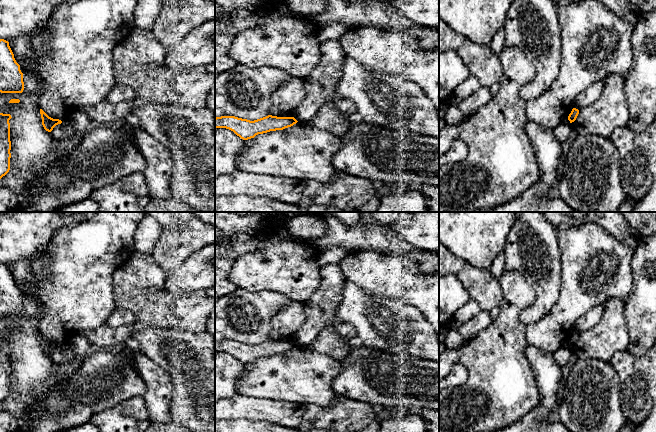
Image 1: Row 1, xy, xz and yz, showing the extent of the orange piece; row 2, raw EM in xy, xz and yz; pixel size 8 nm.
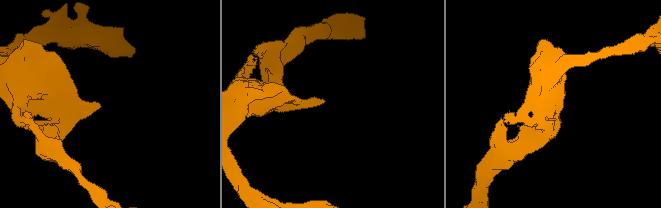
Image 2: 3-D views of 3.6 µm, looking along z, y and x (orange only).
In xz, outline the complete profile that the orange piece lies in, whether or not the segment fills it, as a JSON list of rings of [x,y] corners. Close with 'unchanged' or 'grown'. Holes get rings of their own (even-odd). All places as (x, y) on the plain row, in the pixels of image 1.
[[[272,339],[254,345],[235,340],[221,340],[215,342],[215,352],[229,353],[241,363],[248,364],[258,358],[283,354],[293,350],[297,346],[294,341],[277,341]]]; unchanged

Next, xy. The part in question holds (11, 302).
[[[0,263],[0,316],[22,317],[24,314],[23,297],[16,286],[9,266]]]; unchanged

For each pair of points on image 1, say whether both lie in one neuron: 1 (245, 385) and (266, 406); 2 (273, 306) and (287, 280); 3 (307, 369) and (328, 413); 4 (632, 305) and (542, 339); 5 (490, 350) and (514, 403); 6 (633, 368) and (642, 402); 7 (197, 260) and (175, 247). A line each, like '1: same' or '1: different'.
1: different
2: different
3: different
4: different
5: same
6: same
7: different

